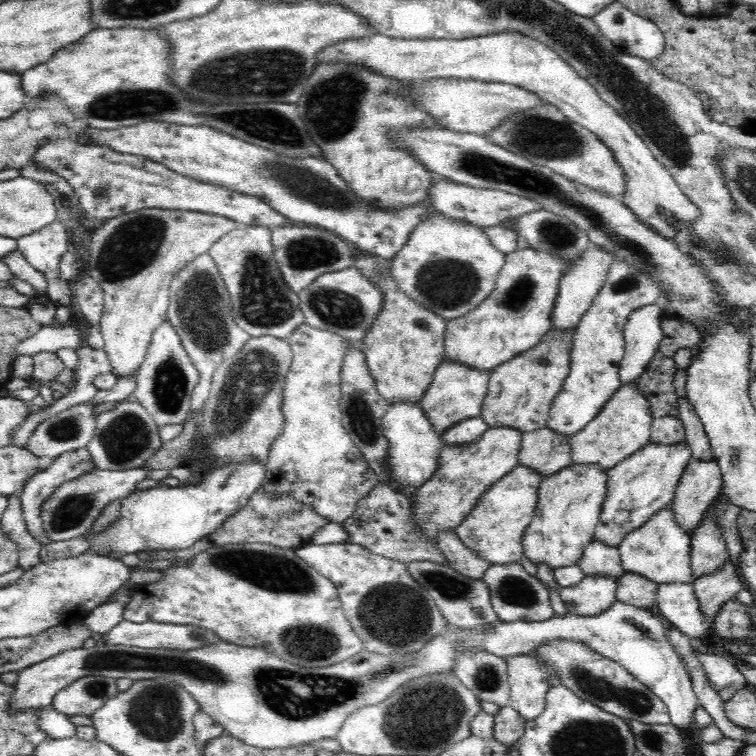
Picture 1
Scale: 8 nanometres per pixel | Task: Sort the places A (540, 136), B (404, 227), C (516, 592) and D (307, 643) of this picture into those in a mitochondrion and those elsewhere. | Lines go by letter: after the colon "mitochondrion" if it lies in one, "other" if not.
A: mitochondrion
B: other
C: mitochondrion
D: mitochondrion

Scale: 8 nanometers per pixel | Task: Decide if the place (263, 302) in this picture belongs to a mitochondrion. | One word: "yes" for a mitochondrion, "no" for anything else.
yes

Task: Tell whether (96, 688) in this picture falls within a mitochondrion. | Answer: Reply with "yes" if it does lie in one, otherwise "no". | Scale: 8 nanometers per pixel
yes

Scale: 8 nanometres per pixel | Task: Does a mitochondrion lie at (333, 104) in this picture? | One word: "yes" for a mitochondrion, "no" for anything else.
yes

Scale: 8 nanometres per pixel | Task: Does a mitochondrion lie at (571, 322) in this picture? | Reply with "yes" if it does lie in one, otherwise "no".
no

